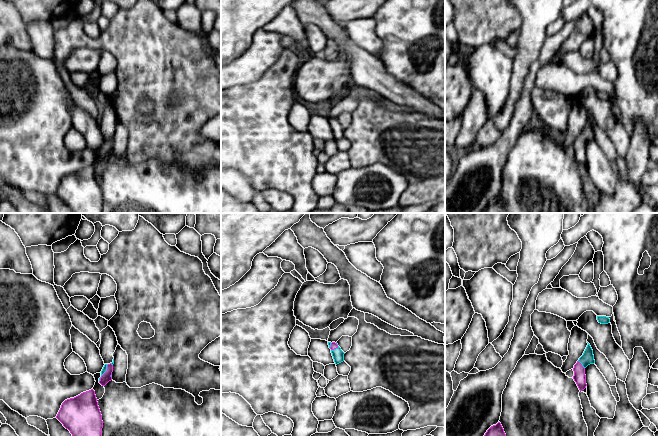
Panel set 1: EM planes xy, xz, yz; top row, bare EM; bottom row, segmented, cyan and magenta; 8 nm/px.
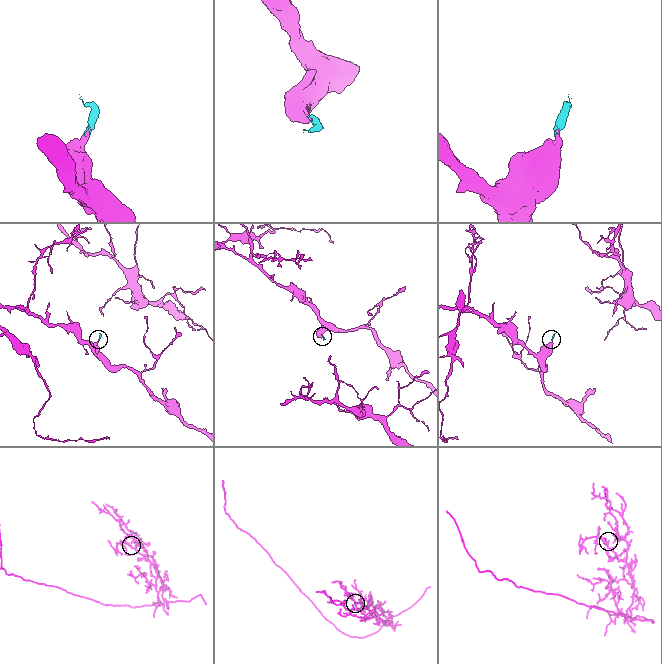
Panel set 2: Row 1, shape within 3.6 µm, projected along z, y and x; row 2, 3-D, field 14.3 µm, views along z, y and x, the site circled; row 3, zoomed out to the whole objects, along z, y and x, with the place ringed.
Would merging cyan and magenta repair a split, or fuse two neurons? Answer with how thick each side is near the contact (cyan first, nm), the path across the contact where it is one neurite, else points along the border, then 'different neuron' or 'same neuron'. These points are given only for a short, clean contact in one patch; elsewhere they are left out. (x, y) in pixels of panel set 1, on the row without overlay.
100 nm thick on the cyan side, 100 nm on the other; runs through yz (587, 134), (581, 139), (579, 153); same neuron

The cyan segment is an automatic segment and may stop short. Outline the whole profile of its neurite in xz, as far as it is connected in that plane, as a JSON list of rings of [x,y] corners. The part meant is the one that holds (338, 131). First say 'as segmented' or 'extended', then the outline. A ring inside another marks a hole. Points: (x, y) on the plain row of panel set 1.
extended; [[[328,118],[329,124],[331,125],[331,129],[334,135],[335,140],[339,140],[344,137],[344,128],[338,122],[337,118]]]

